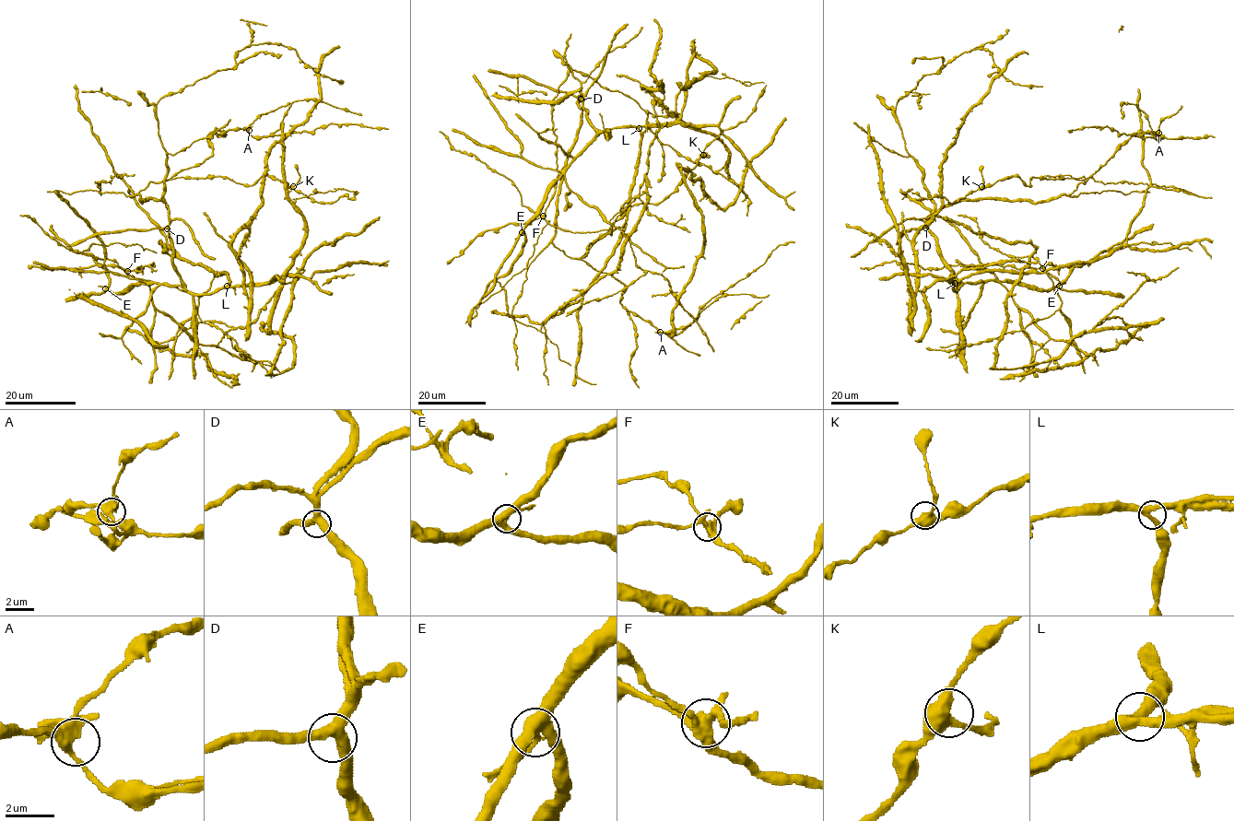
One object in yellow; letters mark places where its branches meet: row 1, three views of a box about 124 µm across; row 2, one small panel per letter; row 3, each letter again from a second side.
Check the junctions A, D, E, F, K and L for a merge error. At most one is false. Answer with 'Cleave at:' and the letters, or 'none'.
Cleave at: F

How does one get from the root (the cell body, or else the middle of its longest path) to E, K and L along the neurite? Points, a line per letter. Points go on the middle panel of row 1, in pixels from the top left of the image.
E: (581, 106), (582, 99), (588, 120), (596, 133), (595, 137), (551, 188), (542, 209), (522, 232)
K: (581, 106), (576, 142), (564, 169), (552, 240), (569, 257), (580, 258), (634, 205), (664, 200), (703, 155)
L: (581, 106), (582, 99), (588, 120), (597, 130), (639, 128)

